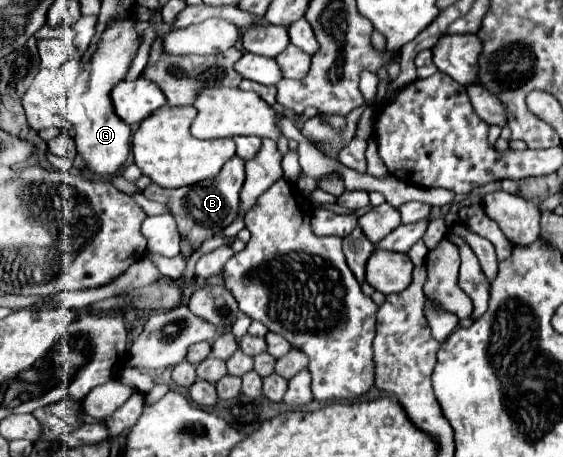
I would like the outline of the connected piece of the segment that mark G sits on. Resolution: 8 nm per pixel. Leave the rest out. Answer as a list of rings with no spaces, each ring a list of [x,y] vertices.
[[[126,18],[110,24],[102,32],[102,42],[98,44],[92,60],[84,66],[72,92],[68,94],[68,120],[74,126],[76,150],[86,162],[86,168],[96,176],[114,176],[122,170],[130,152],[130,126],[124,124],[112,110],[110,90],[122,80],[128,70],[136,50],[138,34],[134,30],[134,18]]]

